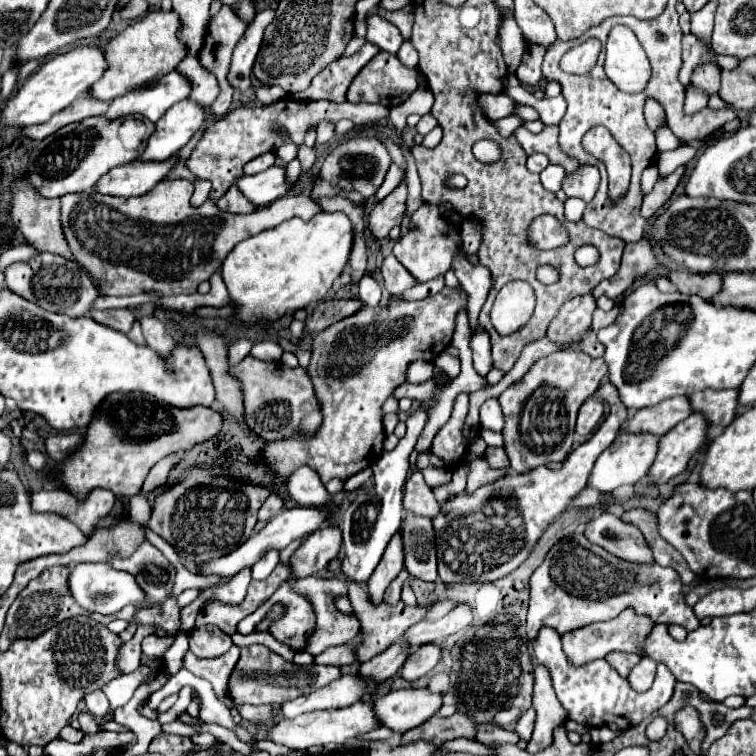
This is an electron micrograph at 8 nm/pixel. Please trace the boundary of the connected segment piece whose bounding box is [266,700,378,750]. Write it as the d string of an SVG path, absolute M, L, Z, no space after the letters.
M356 702L350 704L348 708L340 708L340 710L320 710L320 712L308 712L308 714L300 714L292 720L280 720L274 726L266 728L266 734L272 742L276 744L284 744L290 750L306 750L310 746L324 746L330 742L342 744L350 738L356 738L358 734L370 732L378 728L378 722L374 718L374 710L372 710L372 702Z

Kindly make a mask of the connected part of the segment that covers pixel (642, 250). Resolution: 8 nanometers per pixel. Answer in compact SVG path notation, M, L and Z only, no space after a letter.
M642 238L636 244L626 244L624 248L624 256L622 256L622 266L616 272L616 276L612 276L610 280L600 282L592 296L600 298L600 296L608 296L608 298L620 298L624 292L628 292L632 288L632 284L640 278L640 276L648 276L650 272L654 272L658 268L658 258L652 252L652 244L650 238Z

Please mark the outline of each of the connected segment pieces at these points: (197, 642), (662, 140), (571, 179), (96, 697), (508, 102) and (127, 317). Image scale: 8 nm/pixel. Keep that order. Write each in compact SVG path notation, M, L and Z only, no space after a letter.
M216 626L198 628L196 632L192 632L188 636L188 640L190 640L190 650L198 658L222 656L232 646L232 638L226 632L220 632L220 628L216 628Z
M664 126L662 130L656 132L656 146L660 152L664 150L674 150L678 144L678 138L672 134L672 130L668 126Z
M580 166L576 172L566 174L562 180L562 190L566 196L576 196L582 198L584 202L592 200L592 192L598 190L600 182L600 172L596 166Z
M96 690L96 692L90 692L88 696L84 696L84 702L86 702L86 708L96 716L100 718L106 710L108 710L108 698L102 690Z
M492 94L492 96L480 96L478 104L484 108L484 112L494 118L494 120L500 120L500 118L508 118L516 112L518 104L516 100L512 100L510 96L506 94Z
M114 308L114 310L104 310L104 312L92 310L90 318L94 318L100 324L106 324L118 332L124 332L124 334L130 332L130 328L136 320L136 316L128 308Z

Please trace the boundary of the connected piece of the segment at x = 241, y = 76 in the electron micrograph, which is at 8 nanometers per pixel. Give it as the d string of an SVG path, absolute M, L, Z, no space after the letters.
M270 8L259 12L252 24L246 28L244 36L240 38L240 42L234 48L232 54L232 64L228 68L228 82L232 84L234 90L248 90L252 86L250 78L252 78L252 64L254 58L260 50L260 42L262 42L262 34L264 28L270 24L275 18L275 10Z

